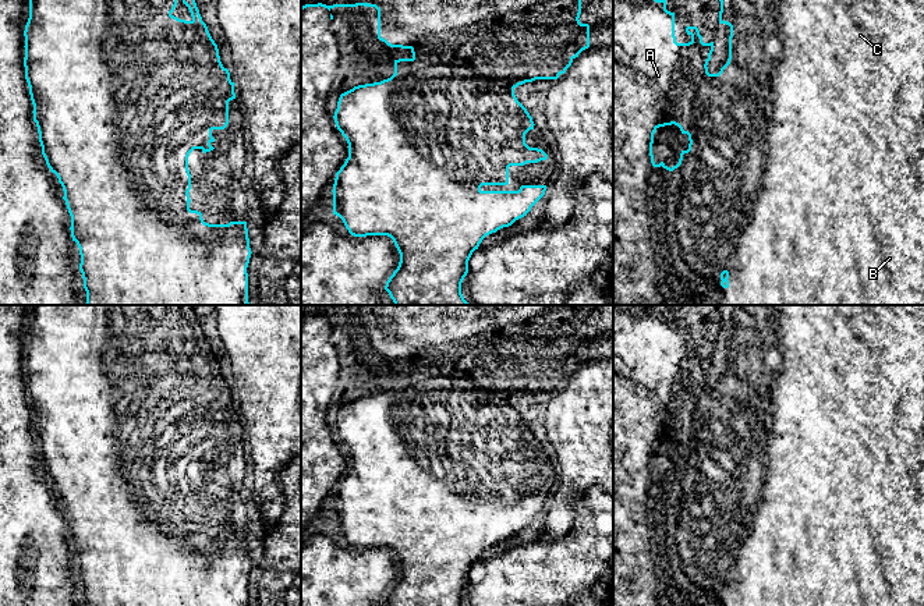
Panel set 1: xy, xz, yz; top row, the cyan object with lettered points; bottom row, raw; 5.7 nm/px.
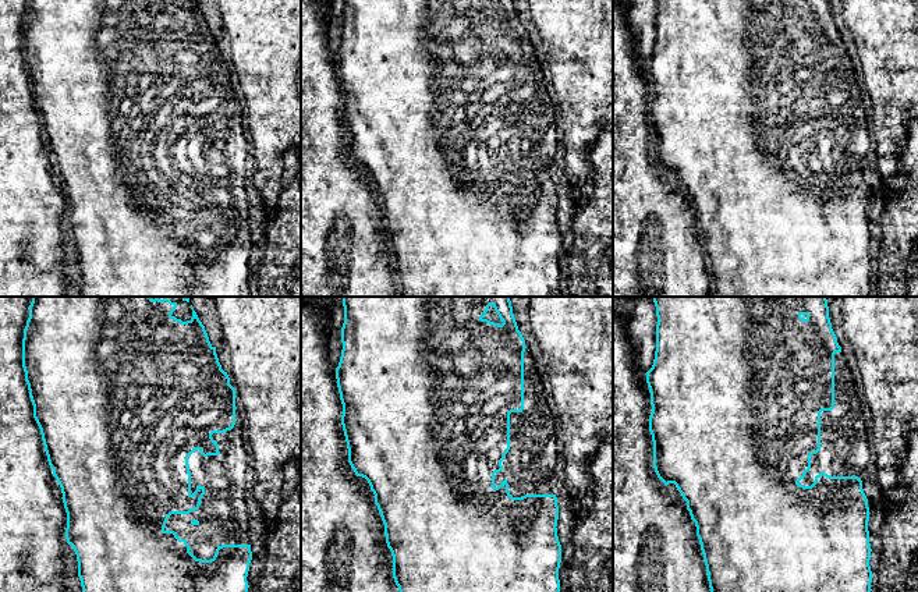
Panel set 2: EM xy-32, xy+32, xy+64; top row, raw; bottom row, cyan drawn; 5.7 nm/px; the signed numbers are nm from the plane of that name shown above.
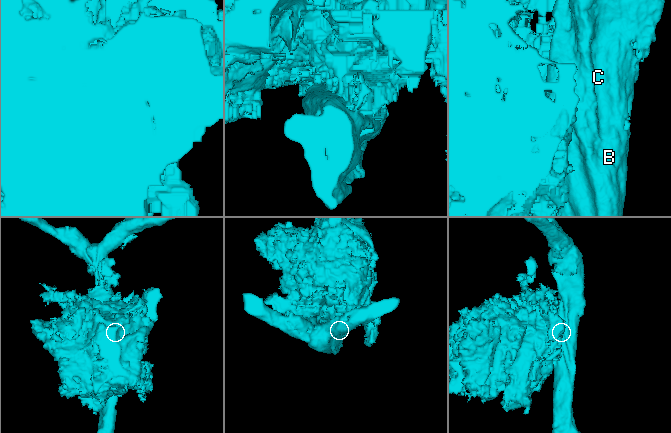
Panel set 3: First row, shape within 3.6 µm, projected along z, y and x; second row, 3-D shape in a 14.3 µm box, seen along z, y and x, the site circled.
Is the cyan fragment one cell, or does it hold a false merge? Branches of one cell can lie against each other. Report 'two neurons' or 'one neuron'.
two neurons

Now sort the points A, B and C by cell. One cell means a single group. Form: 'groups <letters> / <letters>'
groups A / B C

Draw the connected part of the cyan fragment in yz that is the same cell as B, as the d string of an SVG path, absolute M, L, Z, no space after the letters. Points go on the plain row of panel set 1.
M722 305L719 309L719 336L730 340L755 341L762 333L778 333L783 344L783 369L772 384L772 426L779 428L783 437L793 443L793 451L787 457L794 467L793 472L807 478L799 489L783 489L780 493L780 531L776 539L761 552L761 556L747 553L739 556L726 577L726 598L723 606L924 606L924 305Z

